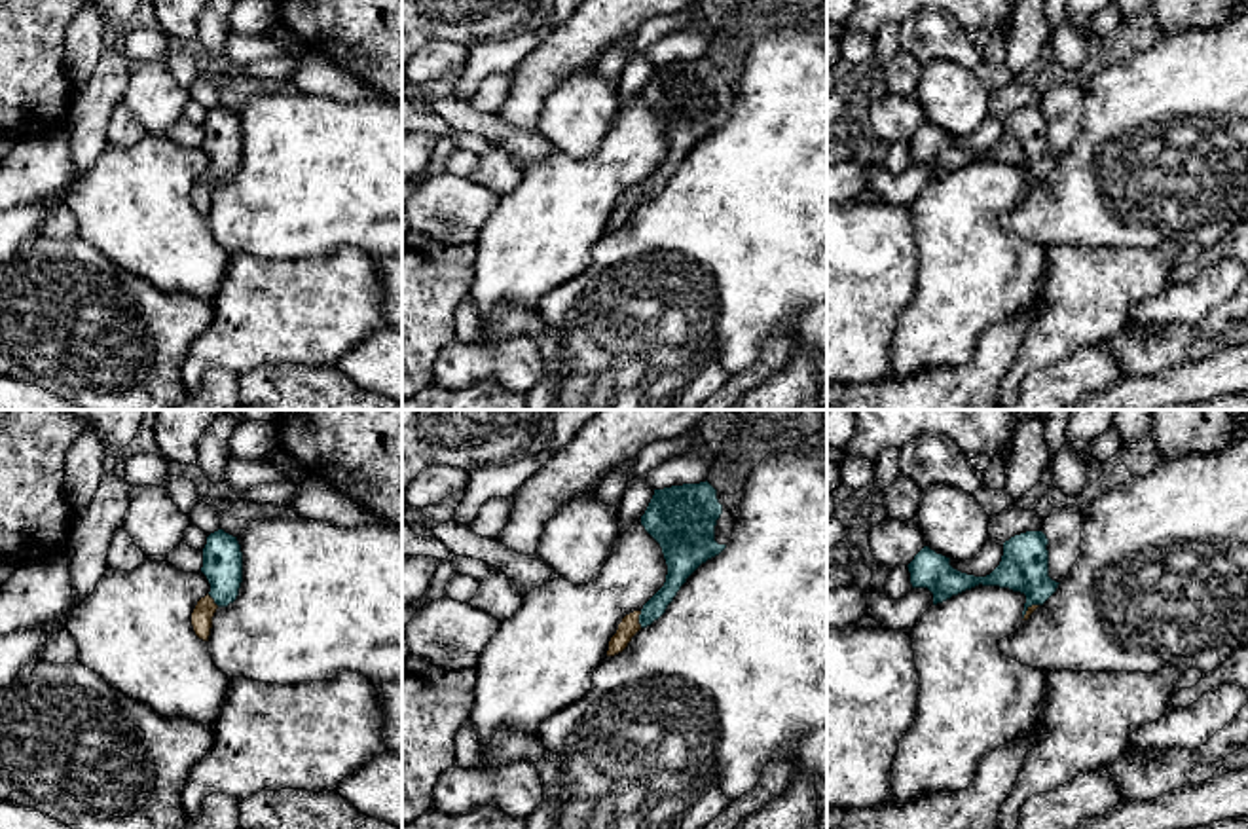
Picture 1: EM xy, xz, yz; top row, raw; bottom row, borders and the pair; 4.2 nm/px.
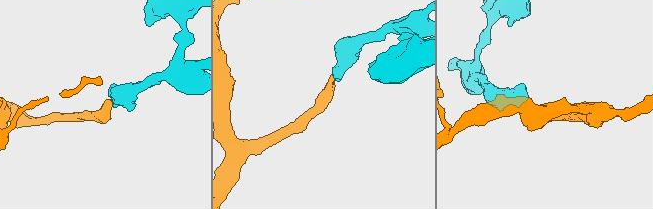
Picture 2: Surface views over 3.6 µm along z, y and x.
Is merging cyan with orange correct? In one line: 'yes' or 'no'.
yes

